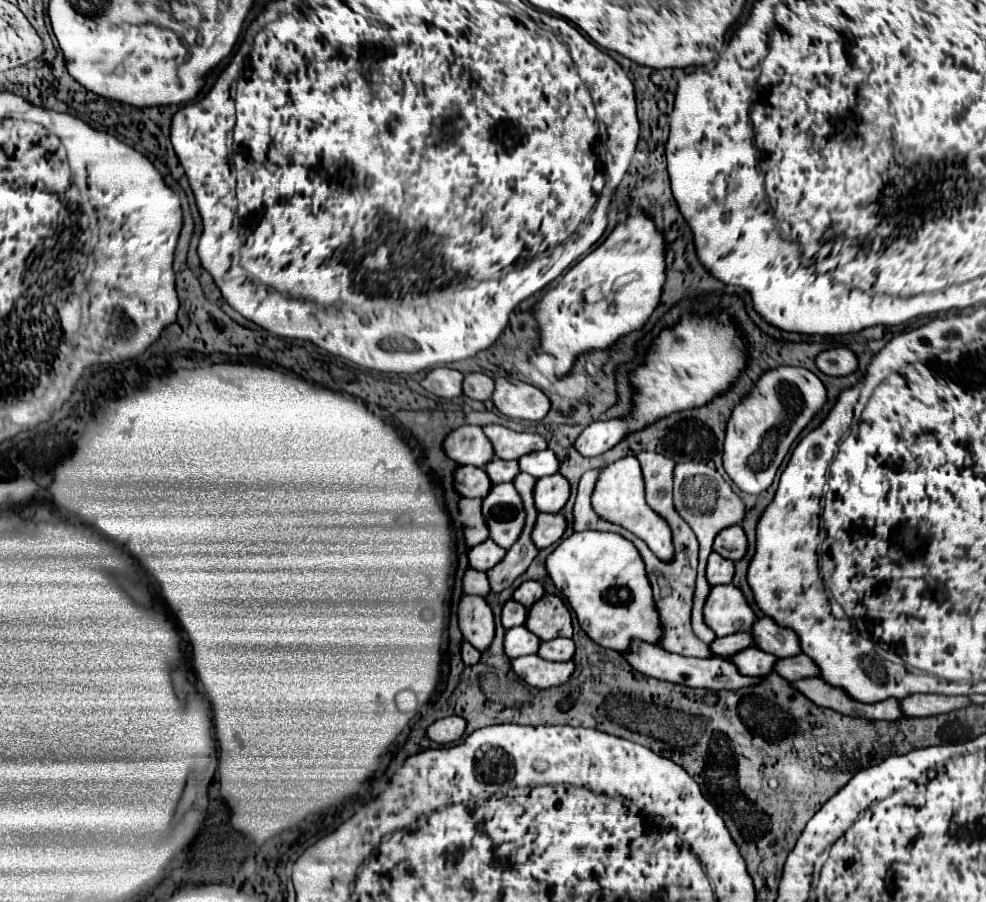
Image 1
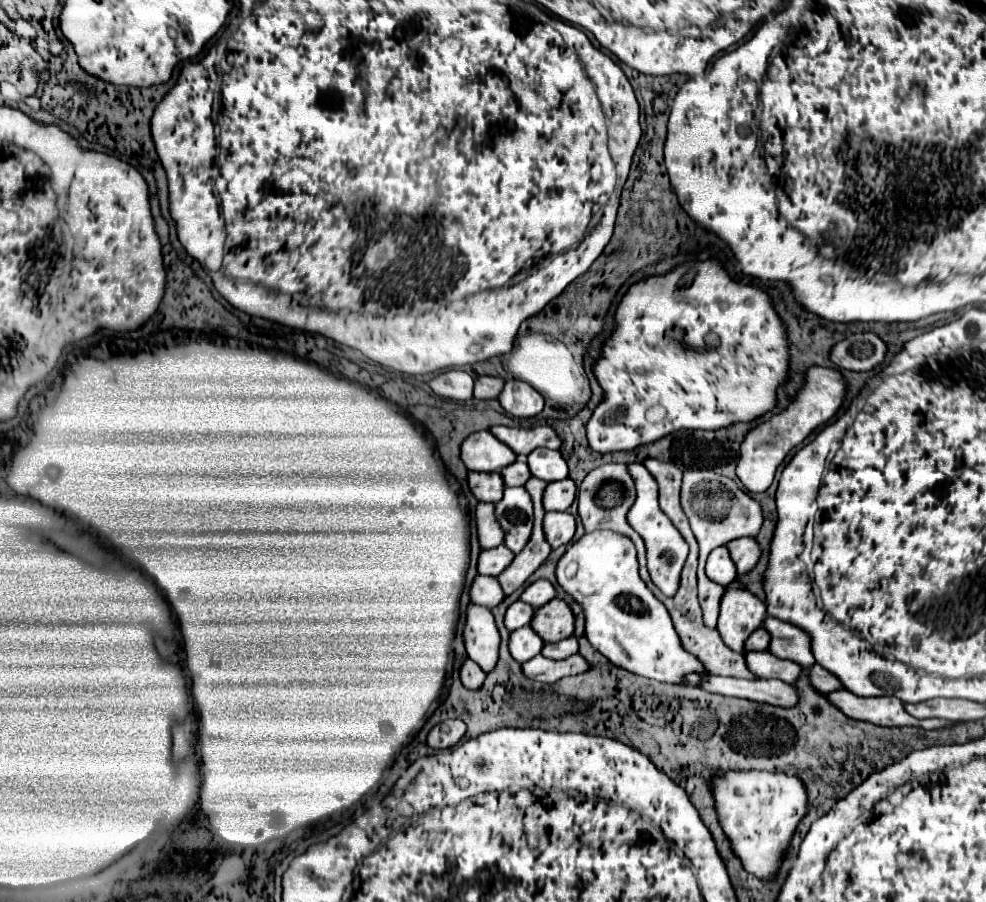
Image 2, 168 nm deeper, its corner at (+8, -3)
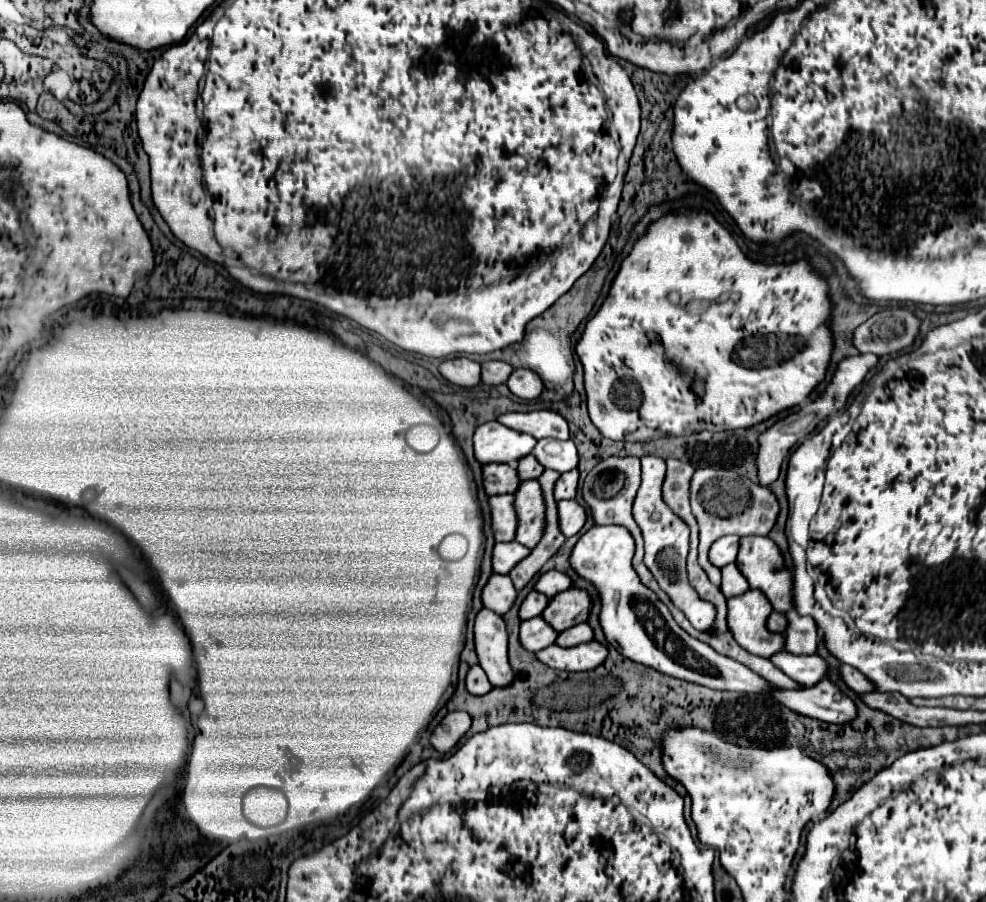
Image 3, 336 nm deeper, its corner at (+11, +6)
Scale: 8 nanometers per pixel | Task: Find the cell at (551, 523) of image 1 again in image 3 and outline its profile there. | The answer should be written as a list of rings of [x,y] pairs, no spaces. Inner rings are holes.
[[[575,499],[573,501],[559,501],[559,525],[565,537],[573,537],[585,525],[587,513]]]

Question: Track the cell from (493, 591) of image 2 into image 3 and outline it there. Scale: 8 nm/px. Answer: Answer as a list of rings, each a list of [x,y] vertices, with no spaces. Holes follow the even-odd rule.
[[[493,573],[481,593],[481,599],[487,609],[495,611],[497,615],[505,615],[517,599],[517,589],[513,587],[509,575]]]

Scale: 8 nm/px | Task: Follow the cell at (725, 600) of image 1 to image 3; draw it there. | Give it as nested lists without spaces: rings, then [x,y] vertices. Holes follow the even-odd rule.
[[[749,589],[739,597],[731,597],[727,599],[727,607],[729,629],[745,651],[769,659],[785,649],[783,635],[769,633],[765,627],[765,619],[771,615],[773,607],[761,591]]]

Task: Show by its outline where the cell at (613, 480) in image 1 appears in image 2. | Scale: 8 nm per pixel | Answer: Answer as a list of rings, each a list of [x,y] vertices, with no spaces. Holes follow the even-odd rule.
[[[626,464],[628,474],[634,478],[636,484],[636,502],[628,512],[628,524],[642,536],[644,544],[646,544],[646,552],[648,552],[648,572],[652,582],[666,594],[666,596],[674,596],[676,588],[678,588],[678,580],[680,580],[680,570],[684,566],[684,560],[688,556],[688,544],[684,544],[684,538],[680,536],[680,532],[674,528],[674,524],[668,520],[668,516],[664,516],[664,512],[658,506],[658,486],[656,480],[650,476],[650,472],[638,464]]]

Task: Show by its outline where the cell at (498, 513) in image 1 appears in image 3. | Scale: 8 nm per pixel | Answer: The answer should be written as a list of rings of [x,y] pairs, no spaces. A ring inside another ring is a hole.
[[[537,481],[521,483],[515,493],[515,511],[519,517],[515,541],[533,549],[545,531],[545,499]]]

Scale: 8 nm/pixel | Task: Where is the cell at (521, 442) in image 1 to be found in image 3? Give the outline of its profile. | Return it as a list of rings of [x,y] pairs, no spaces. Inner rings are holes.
[[[539,409],[529,413],[505,413],[497,421],[509,429],[529,433],[535,439],[545,439],[545,437],[553,437],[561,441],[569,439],[567,421],[559,413],[549,409]]]

